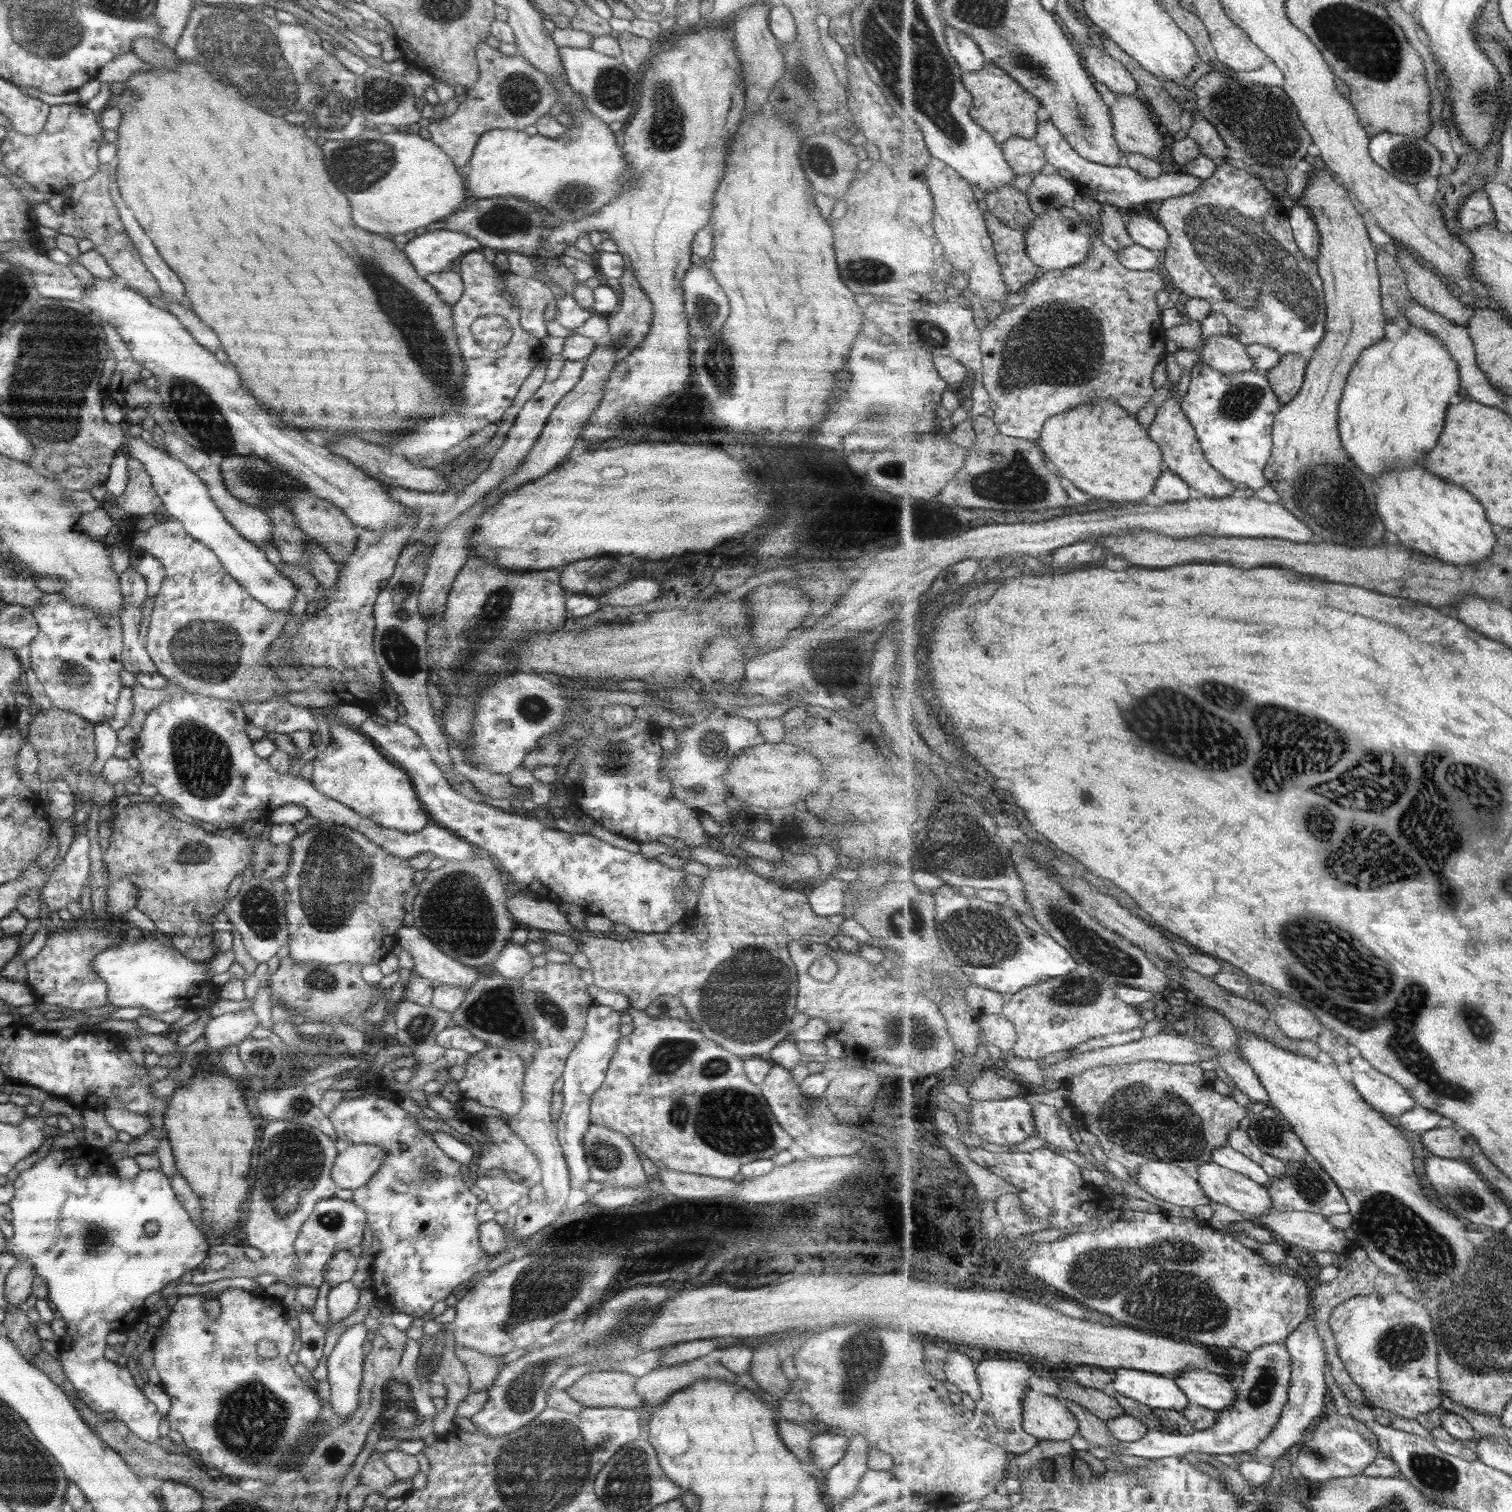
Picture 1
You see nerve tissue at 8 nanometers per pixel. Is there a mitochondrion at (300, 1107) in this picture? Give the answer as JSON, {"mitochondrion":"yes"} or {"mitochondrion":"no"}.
{"mitochondrion":"yes"}

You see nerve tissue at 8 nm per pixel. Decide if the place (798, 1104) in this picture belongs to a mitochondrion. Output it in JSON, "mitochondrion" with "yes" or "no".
{"mitochondrion":"yes"}

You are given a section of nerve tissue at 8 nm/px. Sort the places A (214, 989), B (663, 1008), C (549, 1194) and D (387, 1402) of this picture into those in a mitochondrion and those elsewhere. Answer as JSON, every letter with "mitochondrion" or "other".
{"A":"other","B":"other","C":"other","D":"other"}

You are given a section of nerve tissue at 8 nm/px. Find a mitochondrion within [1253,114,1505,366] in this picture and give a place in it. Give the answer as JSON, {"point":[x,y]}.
{"point":[1410,159]}

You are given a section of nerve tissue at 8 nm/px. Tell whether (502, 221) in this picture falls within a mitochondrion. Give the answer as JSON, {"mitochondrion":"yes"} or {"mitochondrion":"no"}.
{"mitochondrion":"yes"}

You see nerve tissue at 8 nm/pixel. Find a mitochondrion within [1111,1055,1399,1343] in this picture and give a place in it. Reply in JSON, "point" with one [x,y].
{"point":[1311,1186]}

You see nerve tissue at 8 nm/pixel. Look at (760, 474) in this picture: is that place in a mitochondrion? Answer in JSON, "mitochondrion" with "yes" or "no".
{"mitochondrion":"no"}

